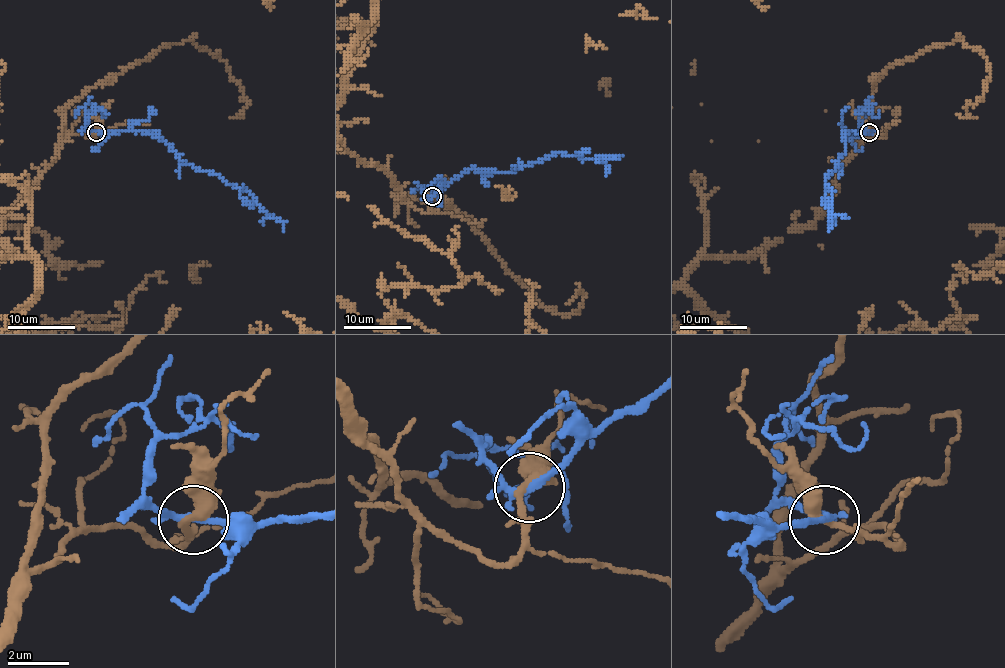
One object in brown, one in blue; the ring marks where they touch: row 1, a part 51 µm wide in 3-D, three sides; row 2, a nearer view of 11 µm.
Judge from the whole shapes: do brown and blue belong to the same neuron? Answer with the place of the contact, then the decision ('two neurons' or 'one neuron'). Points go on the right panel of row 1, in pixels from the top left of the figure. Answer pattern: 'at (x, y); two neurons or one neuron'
at (869, 132); one neuron

